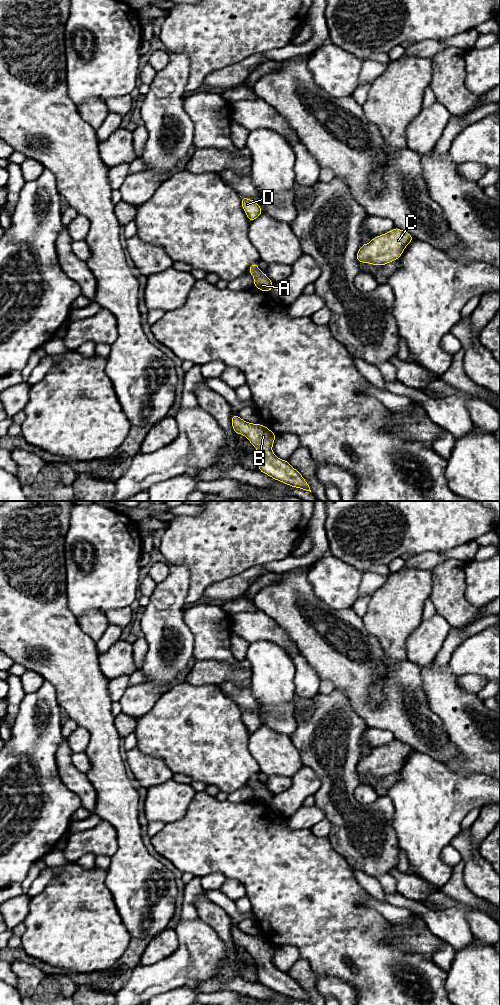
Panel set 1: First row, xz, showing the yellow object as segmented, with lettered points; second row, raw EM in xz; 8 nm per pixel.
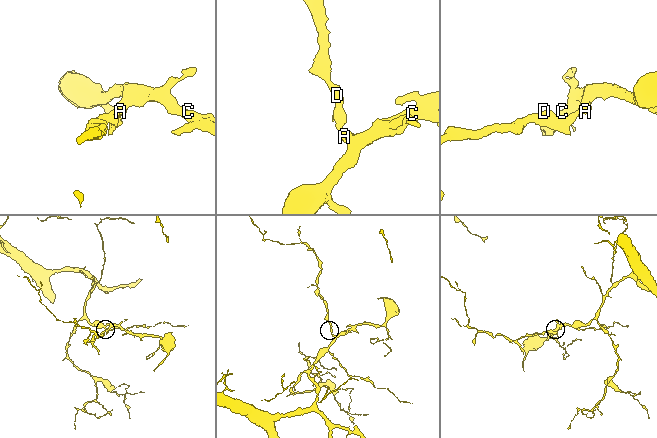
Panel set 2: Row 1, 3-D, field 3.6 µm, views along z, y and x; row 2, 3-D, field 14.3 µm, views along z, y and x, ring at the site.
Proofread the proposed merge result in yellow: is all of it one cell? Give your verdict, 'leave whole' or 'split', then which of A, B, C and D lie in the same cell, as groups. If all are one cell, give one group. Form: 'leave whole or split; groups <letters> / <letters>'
leave whole; groups A B C D

